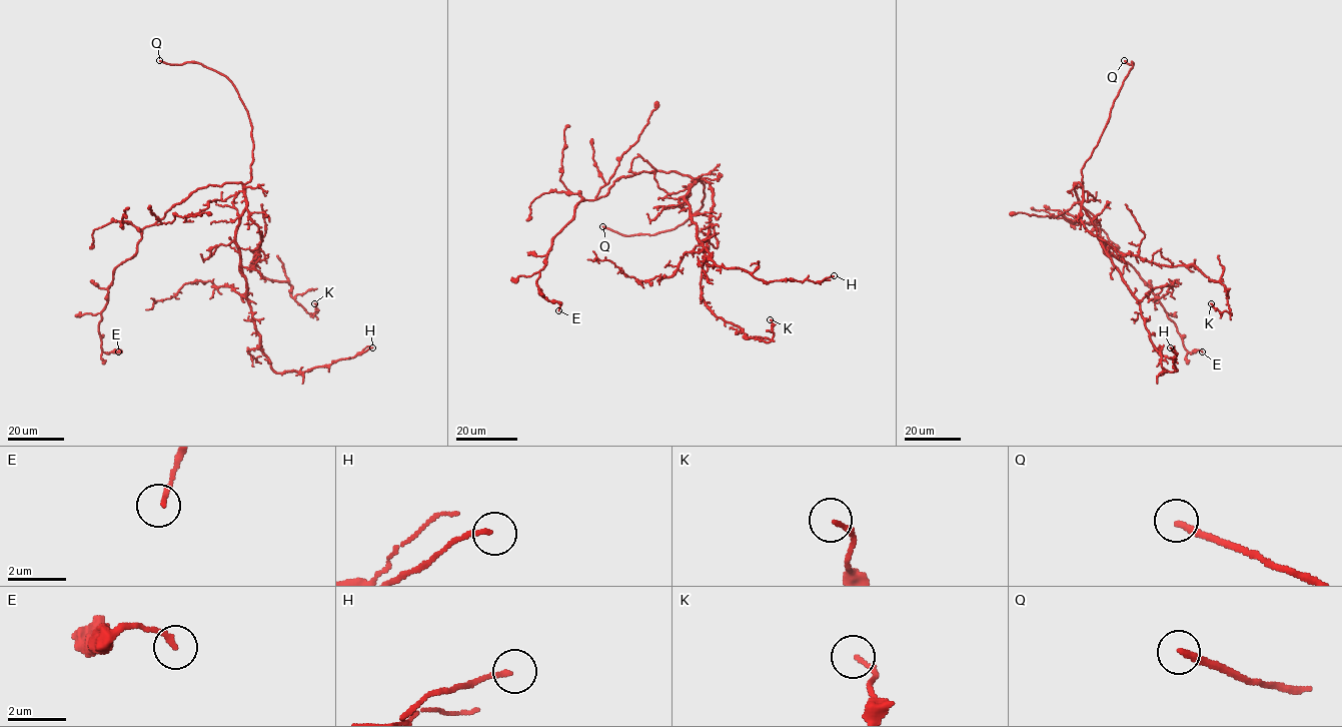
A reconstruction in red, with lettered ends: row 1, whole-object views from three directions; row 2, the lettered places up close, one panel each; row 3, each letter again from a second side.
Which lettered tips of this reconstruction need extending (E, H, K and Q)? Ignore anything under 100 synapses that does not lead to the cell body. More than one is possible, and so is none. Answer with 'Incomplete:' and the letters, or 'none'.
Incomplete: Q

